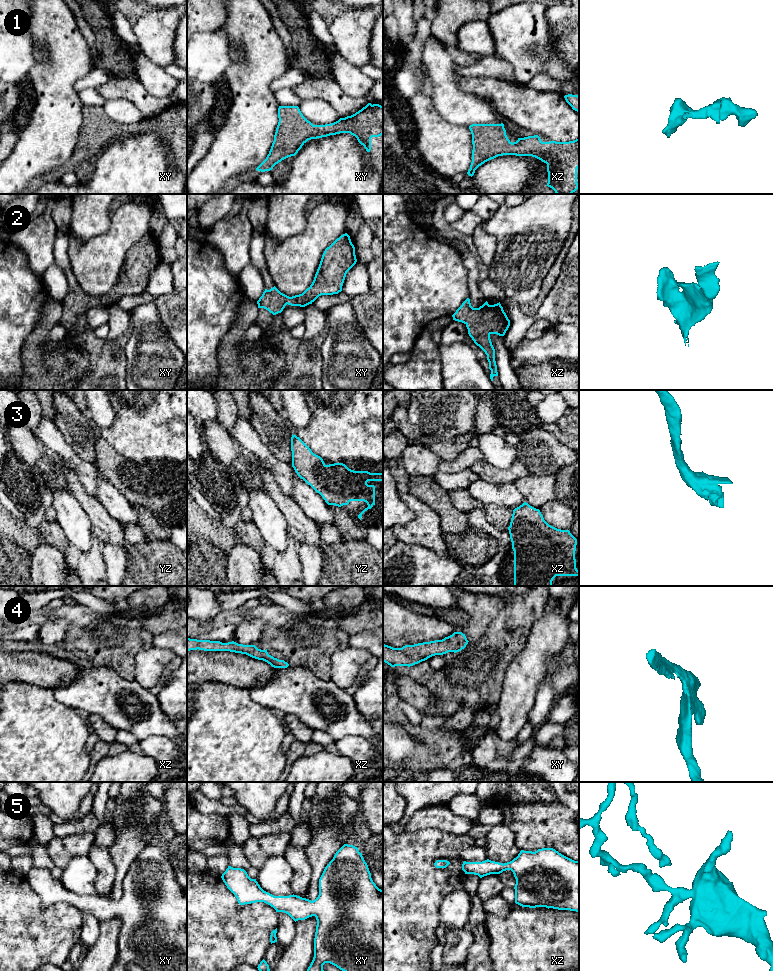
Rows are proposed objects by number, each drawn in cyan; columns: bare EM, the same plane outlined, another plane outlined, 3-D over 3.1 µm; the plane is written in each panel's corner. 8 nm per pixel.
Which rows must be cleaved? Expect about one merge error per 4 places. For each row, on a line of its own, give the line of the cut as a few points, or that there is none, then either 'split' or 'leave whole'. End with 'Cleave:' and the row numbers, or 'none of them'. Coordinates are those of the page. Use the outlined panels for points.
1: no cut | leave whole
2: no cut | leave whole
3: no cut | leave whole
4: no cut | leave whole
5: no cut | leave whole
Cleave: none of them

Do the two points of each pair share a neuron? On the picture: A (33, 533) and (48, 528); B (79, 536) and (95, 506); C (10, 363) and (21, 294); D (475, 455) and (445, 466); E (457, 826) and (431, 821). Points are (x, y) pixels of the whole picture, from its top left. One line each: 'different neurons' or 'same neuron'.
A: different neurons
B: different neurons
C: same neuron
D: same neuron
E: same neuron

